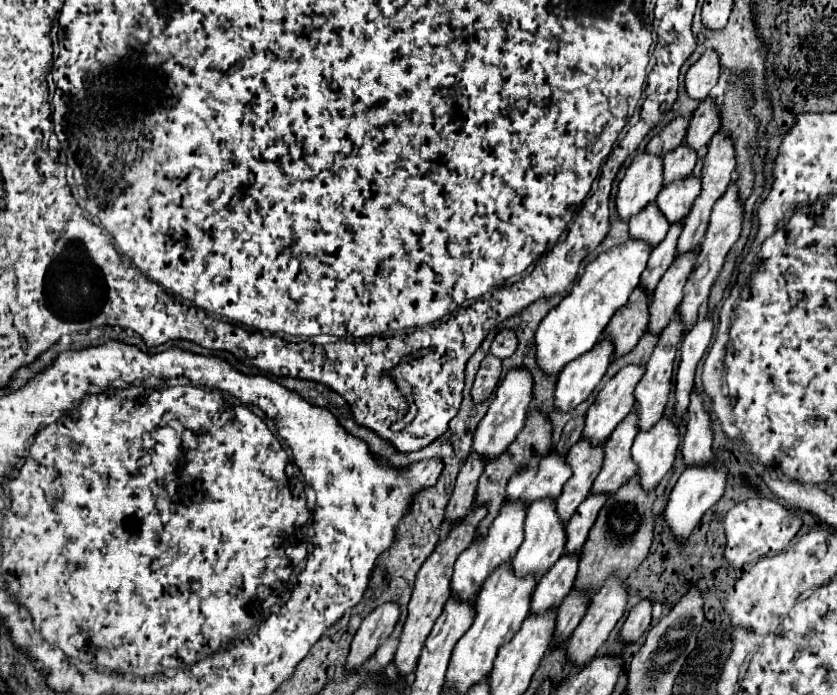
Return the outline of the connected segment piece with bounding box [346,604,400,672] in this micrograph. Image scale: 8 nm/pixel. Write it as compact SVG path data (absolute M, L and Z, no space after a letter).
M384 604L362 620L348 654L348 662L346 662L348 672L364 666L364 662L376 654L376 650L386 642L386 638L394 630L398 622L398 614L400 610L396 604Z

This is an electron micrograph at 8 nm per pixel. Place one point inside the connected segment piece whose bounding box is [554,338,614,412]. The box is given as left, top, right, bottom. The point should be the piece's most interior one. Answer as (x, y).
(575, 384)

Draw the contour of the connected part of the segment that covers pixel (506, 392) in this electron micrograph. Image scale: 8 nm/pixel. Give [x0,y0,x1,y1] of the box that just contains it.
[472,370,532,462]

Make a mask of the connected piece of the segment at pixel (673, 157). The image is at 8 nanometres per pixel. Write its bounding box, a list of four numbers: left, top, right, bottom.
[664,146,698,186]

